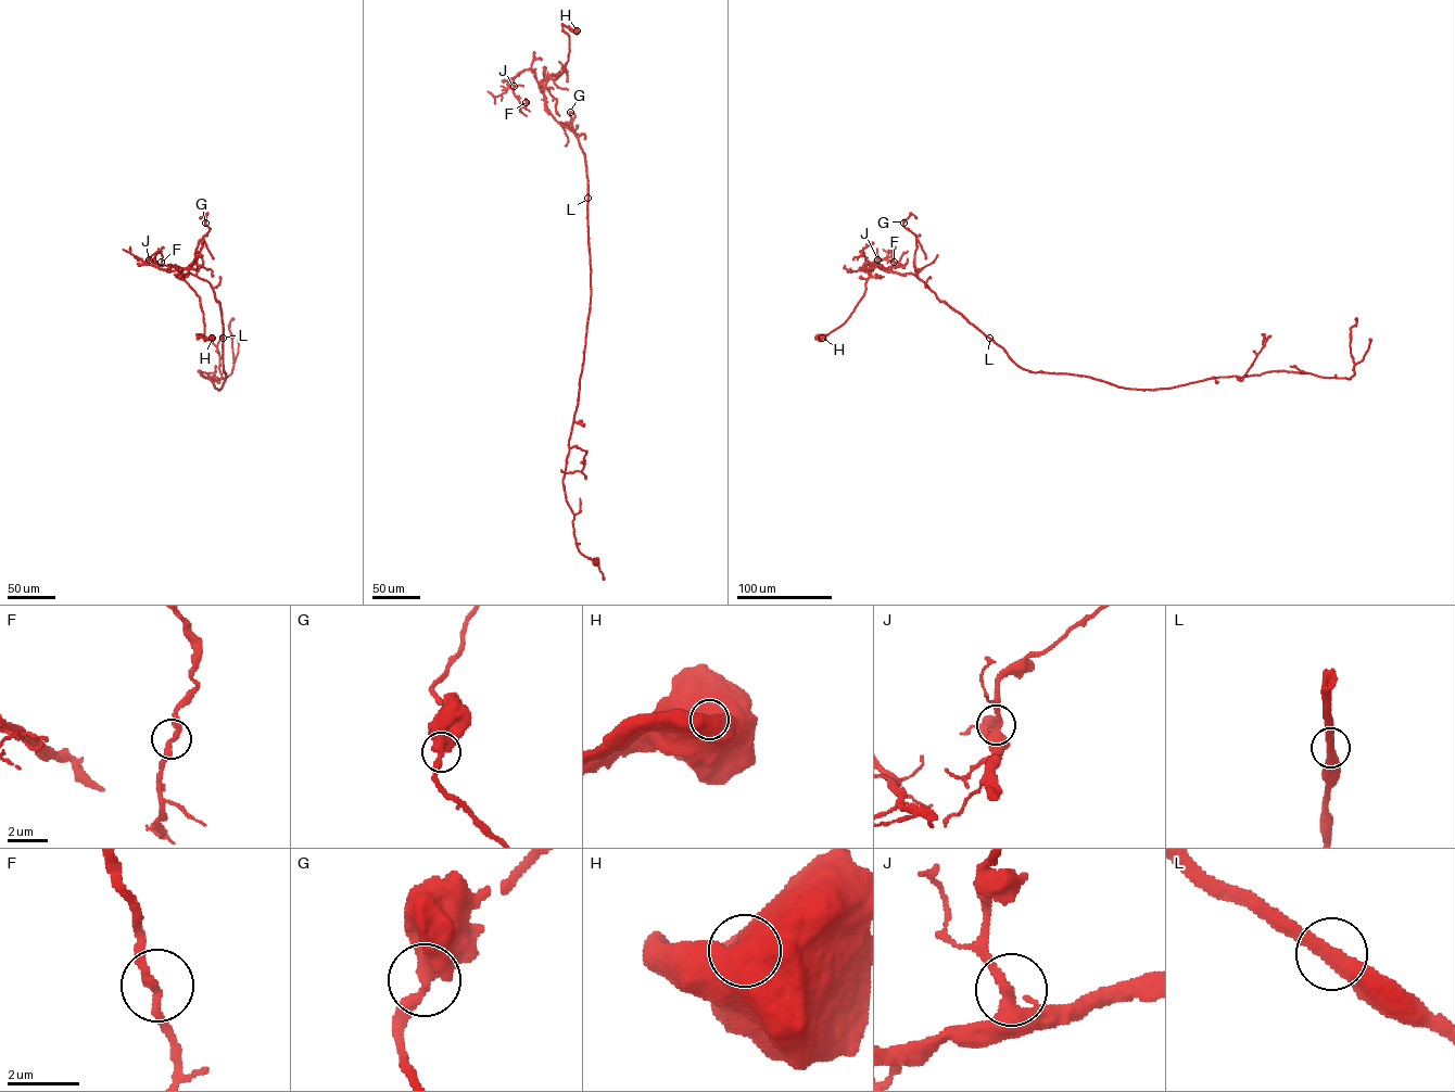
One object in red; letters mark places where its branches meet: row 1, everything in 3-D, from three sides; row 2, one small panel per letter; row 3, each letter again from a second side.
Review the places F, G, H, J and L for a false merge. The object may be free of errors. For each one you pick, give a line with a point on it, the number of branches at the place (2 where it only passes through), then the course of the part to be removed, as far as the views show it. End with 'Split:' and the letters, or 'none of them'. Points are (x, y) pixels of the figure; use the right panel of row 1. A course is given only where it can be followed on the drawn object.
Split: none of them

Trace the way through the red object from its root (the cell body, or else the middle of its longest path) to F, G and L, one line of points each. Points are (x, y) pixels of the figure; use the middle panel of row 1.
F: (577, 32), (561, 24), (564, 71), (539, 83), (531, 68), (515, 77), (514, 93), (527, 102)
G: (577, 32), (561, 24), (569, 37), (565, 71), (539, 83), (546, 108), (561, 125), (571, 122), (570, 112)
L: (577, 32), (561, 24), (569, 37), (565, 71), (539, 84), (549, 112), (578, 139), (584, 156), (587, 198)

